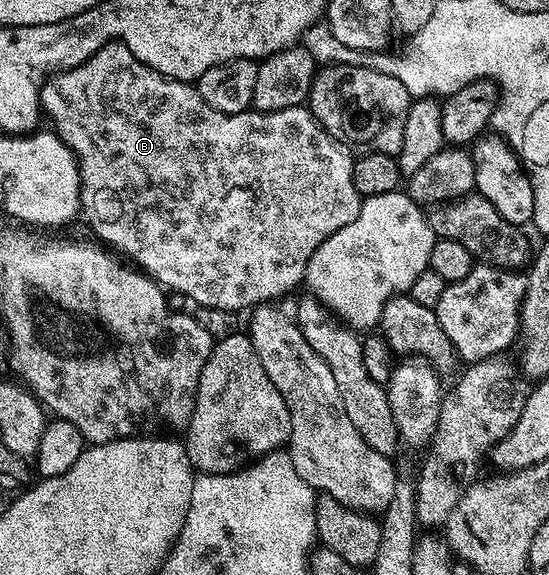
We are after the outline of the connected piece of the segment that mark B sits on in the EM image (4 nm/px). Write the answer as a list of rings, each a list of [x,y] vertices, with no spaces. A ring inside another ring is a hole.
[[[119,41],[107,43],[82,65],[72,67],[69,71],[59,70],[48,78],[44,88],[40,90],[40,106],[47,122],[48,119],[52,122],[51,130],[75,156],[76,166],[80,169],[82,215],[88,218],[93,233],[101,239],[99,242],[109,243],[104,244],[109,248],[117,247],[112,249],[121,256],[129,255],[133,259],[131,262],[157,283],[189,295],[194,301],[193,304],[202,307],[240,313],[243,312],[243,307],[251,309],[257,305],[280,301],[276,299],[282,298],[287,291],[292,291],[304,283],[304,271],[308,268],[310,257],[316,252],[318,245],[322,245],[322,241],[342,229],[342,225],[350,225],[350,221],[354,221],[354,217],[358,217],[360,212],[362,197],[358,189],[354,189],[353,156],[317,124],[307,106],[301,105],[281,111],[249,109],[237,115],[218,113],[210,105],[206,105],[206,101],[202,101],[193,84],[180,83],[176,79],[168,79],[165,75],[158,74],[142,61],[138,61],[138,57],[130,53],[126,44]]]

